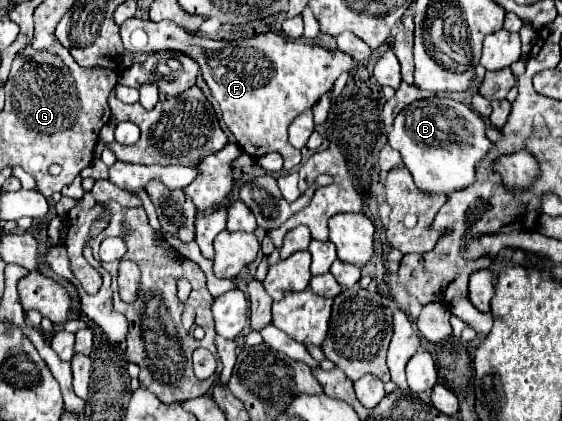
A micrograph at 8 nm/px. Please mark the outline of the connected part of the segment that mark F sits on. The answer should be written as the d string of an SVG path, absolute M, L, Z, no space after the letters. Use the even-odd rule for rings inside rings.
M133 16L121 26L121 38L125 50L135 54L155 54L161 50L189 54L189 58L199 64L203 80L219 102L223 120L235 134L241 150L253 158L279 152L285 160L285 170L293 170L301 164L301 152L287 142L289 124L305 110L311 110L333 82L353 68L349 54L329 52L317 44L283 38L273 32L225 42L197 36L169 20L153 22Z

